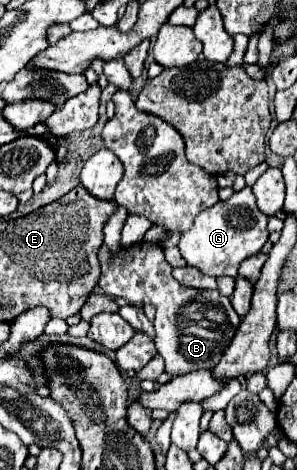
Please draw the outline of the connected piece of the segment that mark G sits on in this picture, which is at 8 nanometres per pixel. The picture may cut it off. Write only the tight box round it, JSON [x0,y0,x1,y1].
[178,187,268,277]

